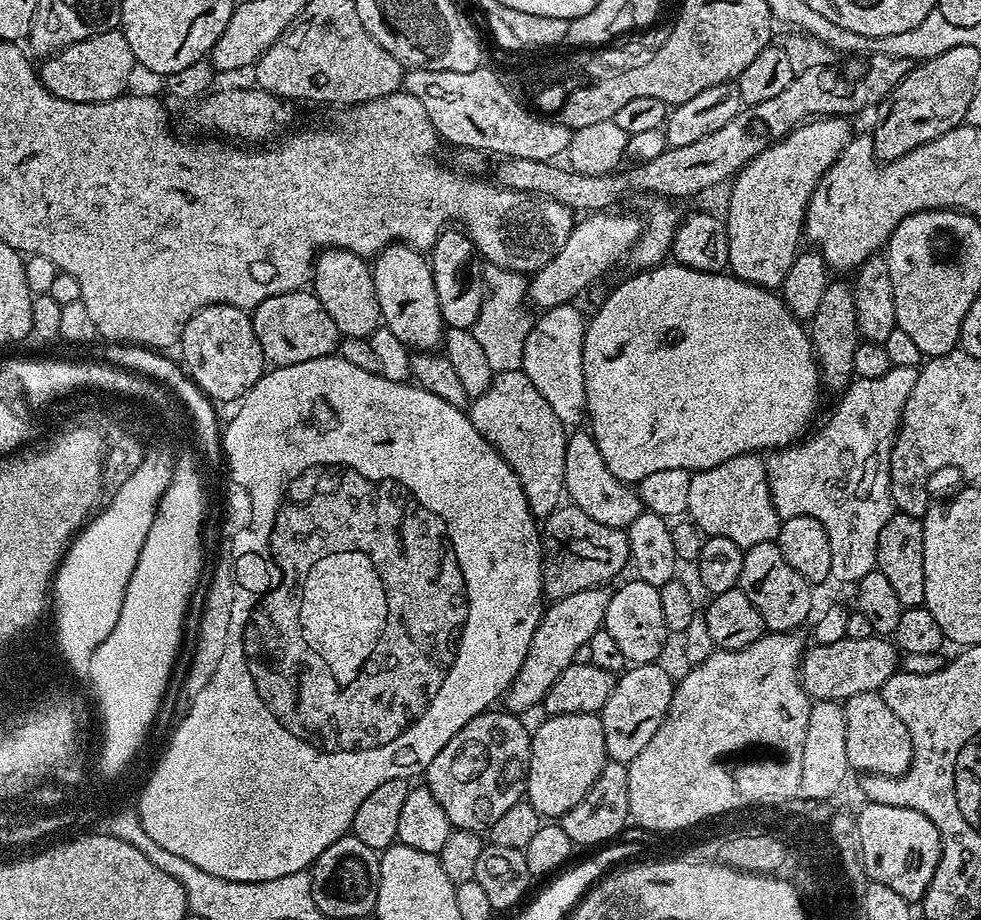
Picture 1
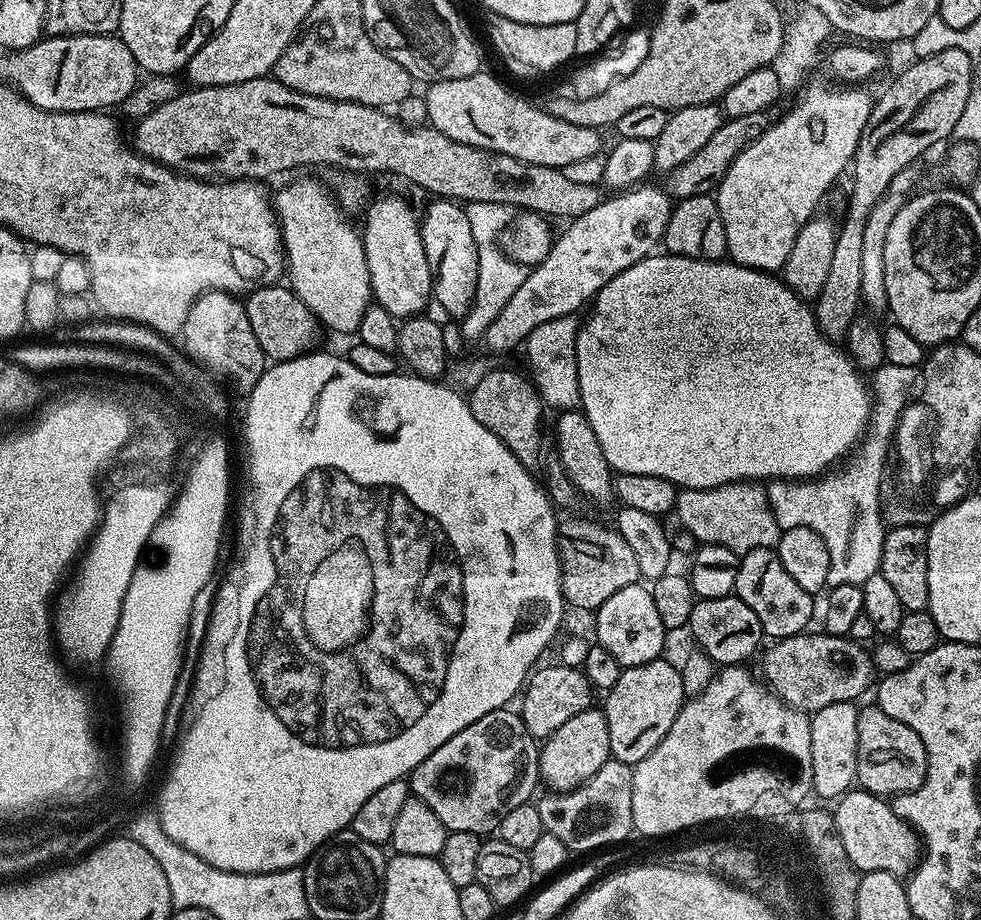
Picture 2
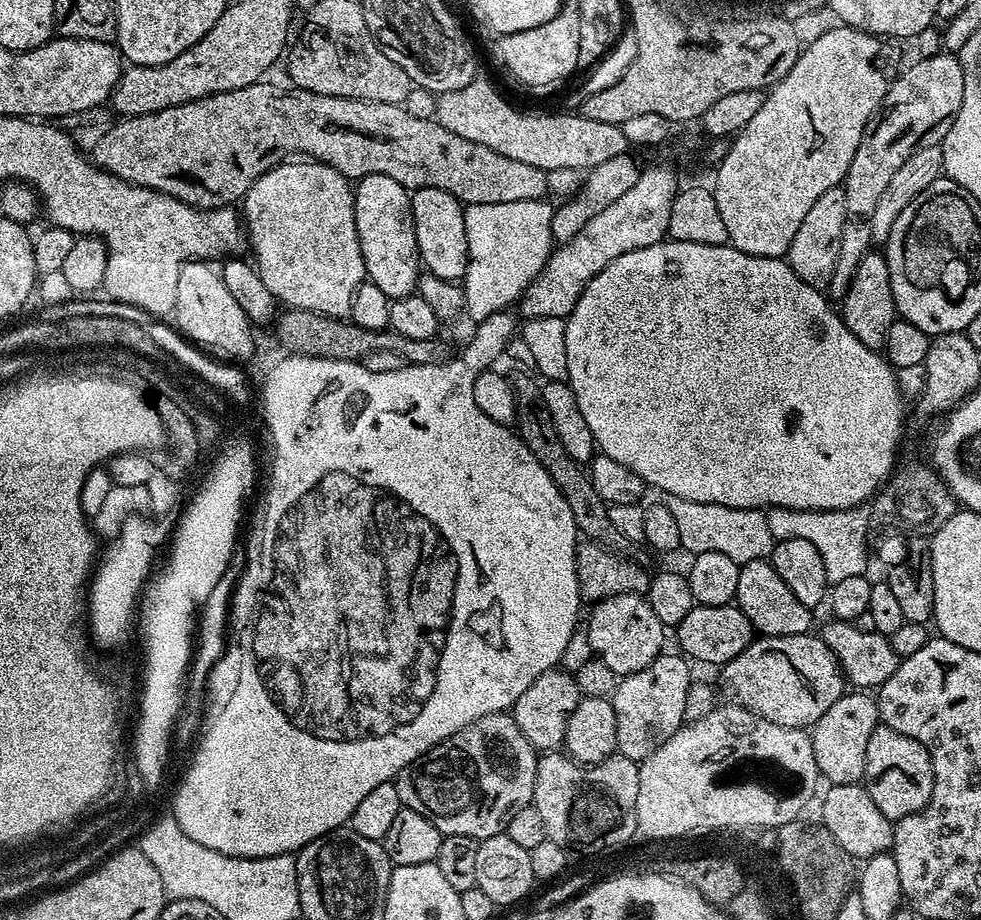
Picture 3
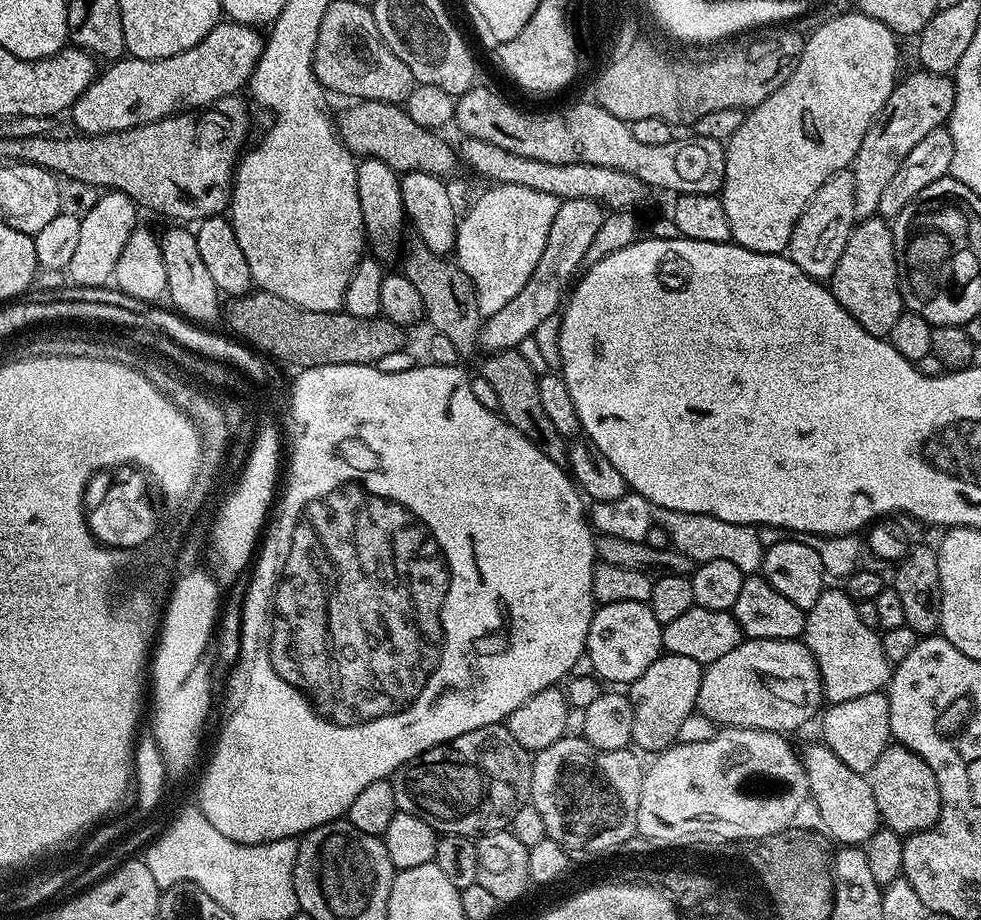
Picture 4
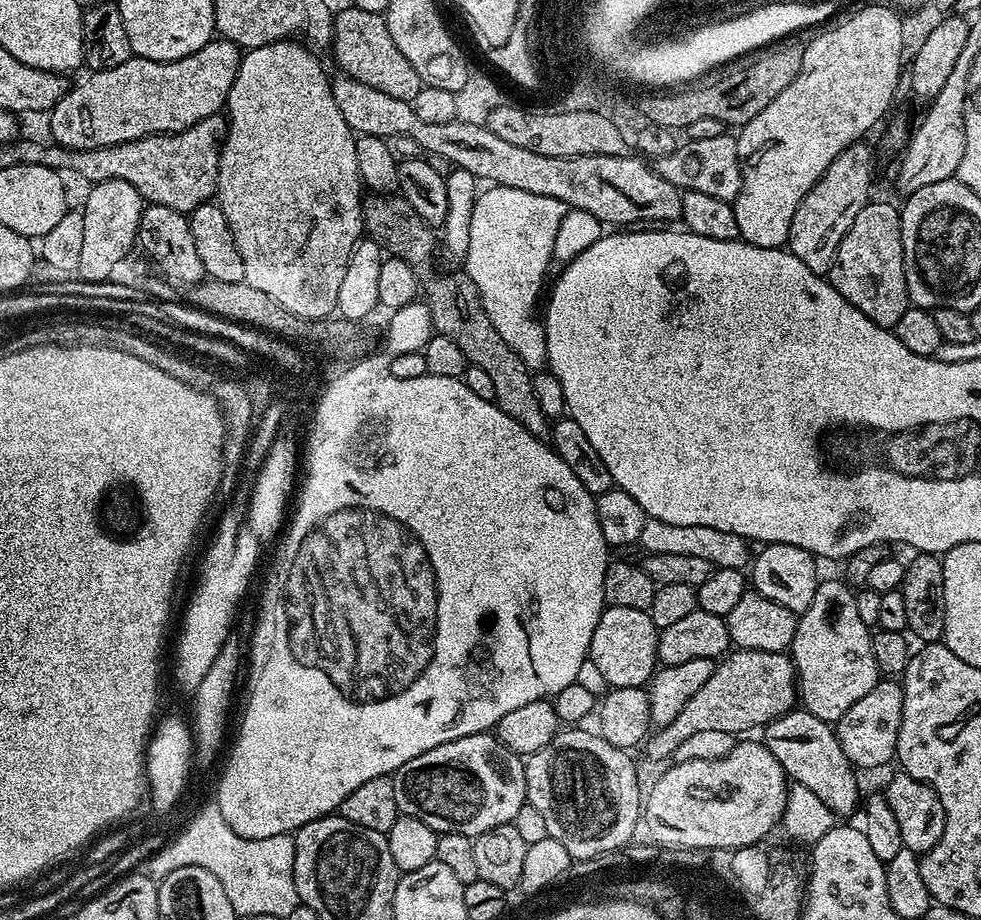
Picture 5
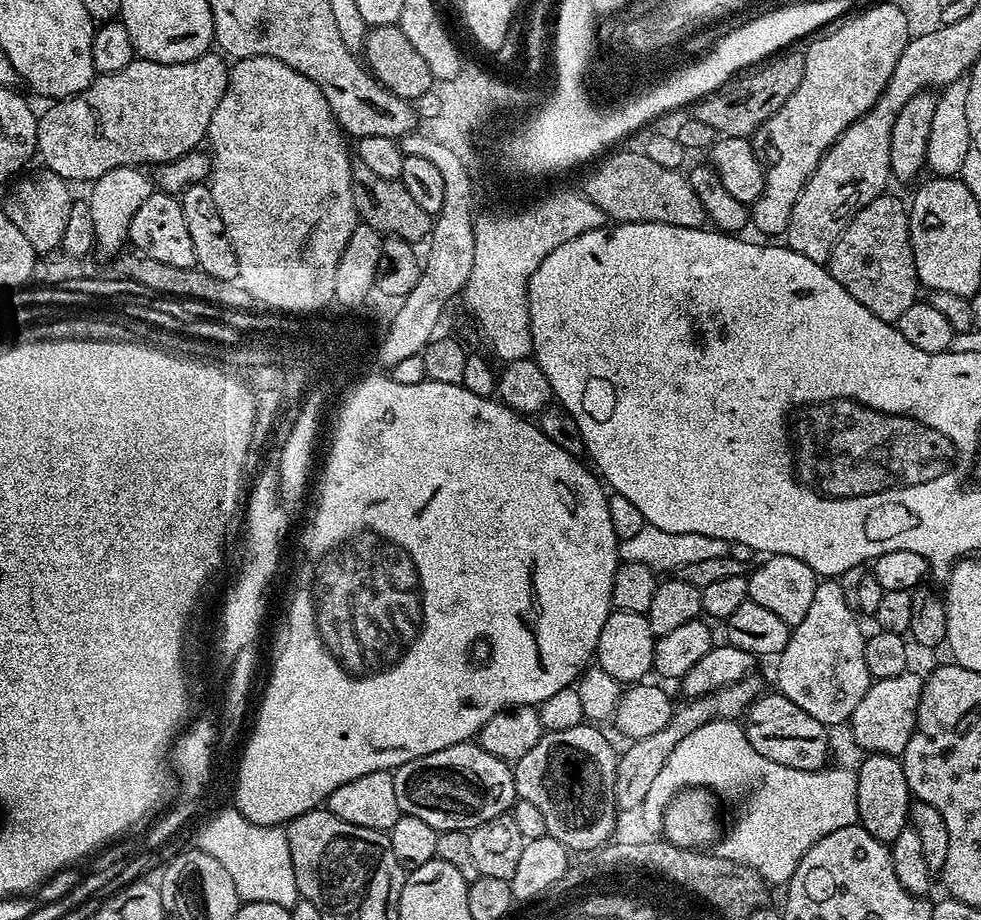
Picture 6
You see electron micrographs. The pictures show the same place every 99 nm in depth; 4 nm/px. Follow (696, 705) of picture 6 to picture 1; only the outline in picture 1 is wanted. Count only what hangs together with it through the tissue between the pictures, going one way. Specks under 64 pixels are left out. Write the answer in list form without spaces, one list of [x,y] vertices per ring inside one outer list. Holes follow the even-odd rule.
[[[873,634],[870,638],[845,638],[829,644],[813,643],[800,662],[800,683],[813,701],[843,702],[854,694],[879,692],[901,667],[902,656],[891,639]]]

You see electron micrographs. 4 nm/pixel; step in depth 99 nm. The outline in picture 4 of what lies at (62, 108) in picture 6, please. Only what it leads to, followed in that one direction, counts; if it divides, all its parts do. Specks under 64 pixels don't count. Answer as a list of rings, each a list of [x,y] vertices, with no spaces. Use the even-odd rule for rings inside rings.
[[[221,22],[213,26],[210,34],[202,38],[190,50],[174,54],[161,60],[143,60],[137,56],[121,58],[109,63],[108,68],[99,73],[90,87],[72,104],[70,117],[76,123],[75,131],[86,136],[101,136],[111,132],[130,130],[134,126],[146,126],[158,122],[164,116],[176,116],[180,112],[195,112],[197,108],[206,108],[223,96],[239,93],[252,79],[252,71],[264,49],[265,37],[260,36],[251,24]]]

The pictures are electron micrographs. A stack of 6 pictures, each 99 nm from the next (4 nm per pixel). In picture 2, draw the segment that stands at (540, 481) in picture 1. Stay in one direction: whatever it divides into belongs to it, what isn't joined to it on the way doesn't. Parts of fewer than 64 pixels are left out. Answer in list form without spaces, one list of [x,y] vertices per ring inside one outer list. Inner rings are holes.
[[[508,368],[488,370],[477,384],[471,385],[466,399],[474,418],[486,426],[520,461],[535,465],[540,456],[540,408],[541,396],[527,375],[519,376]]]

